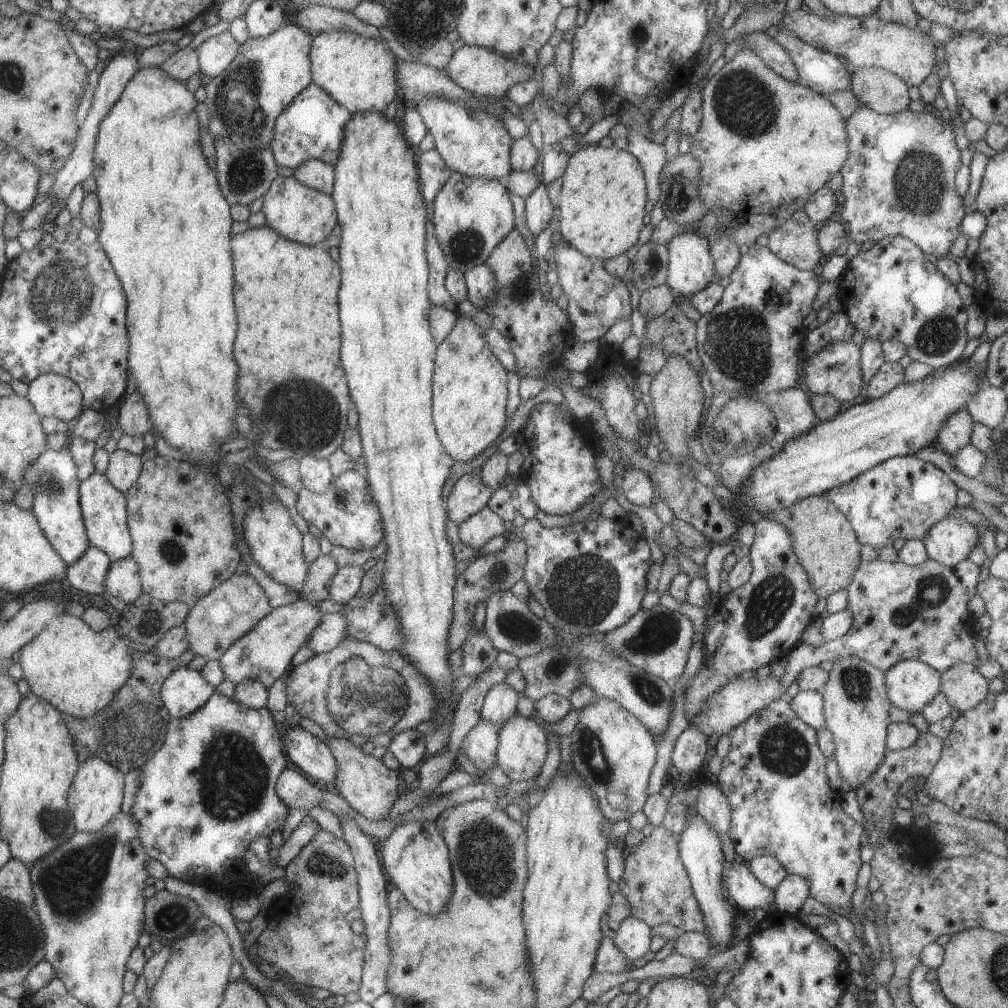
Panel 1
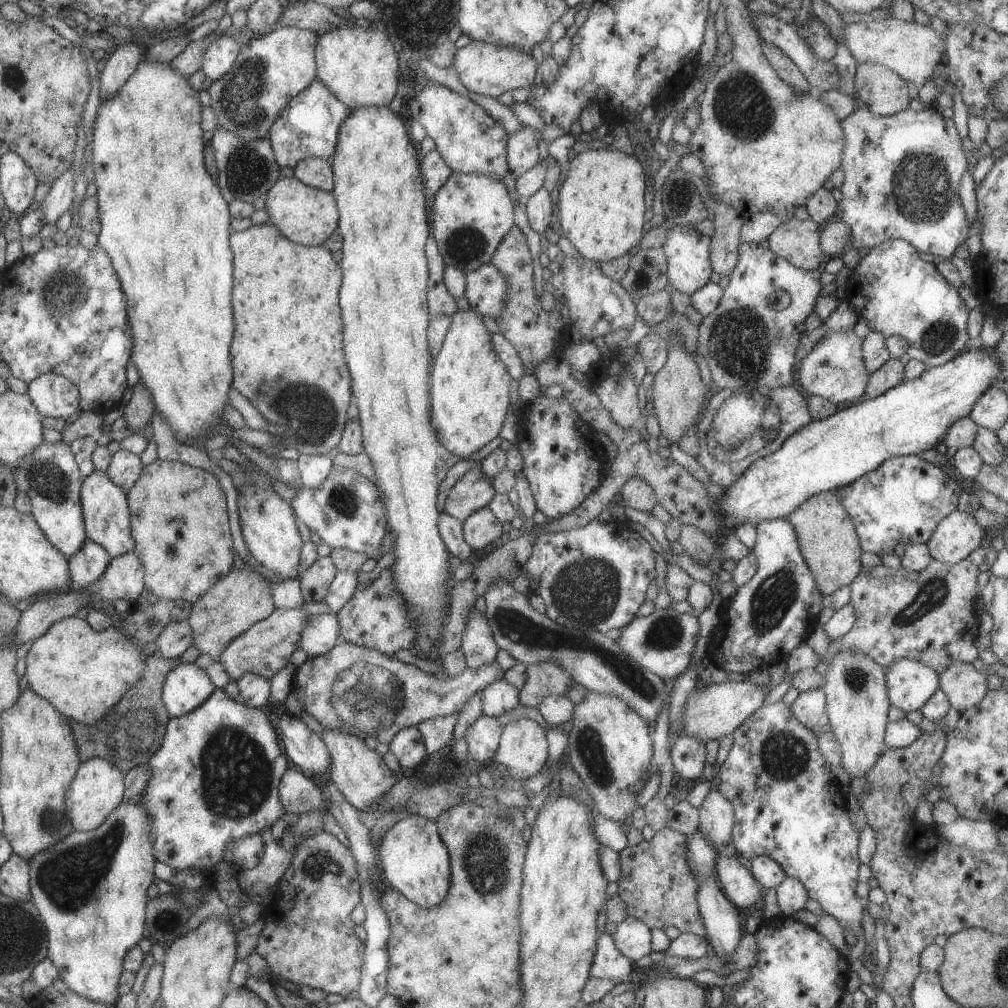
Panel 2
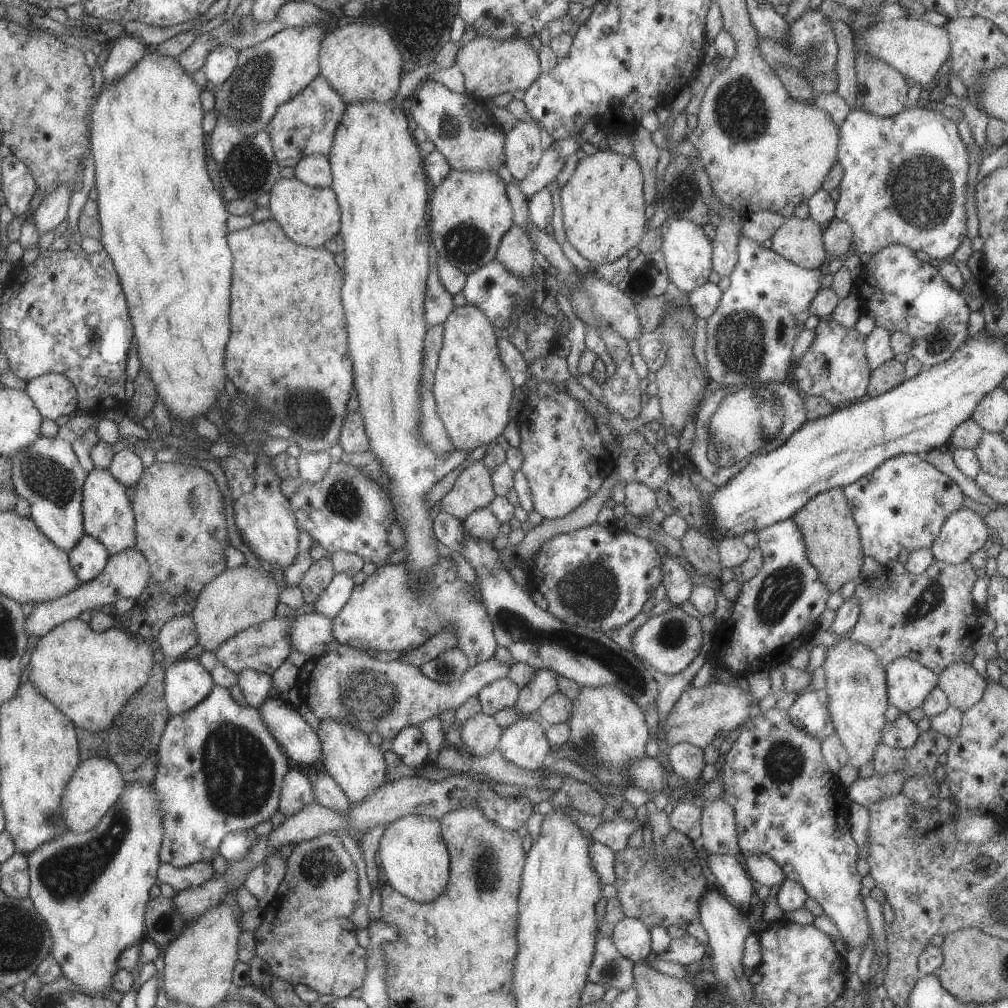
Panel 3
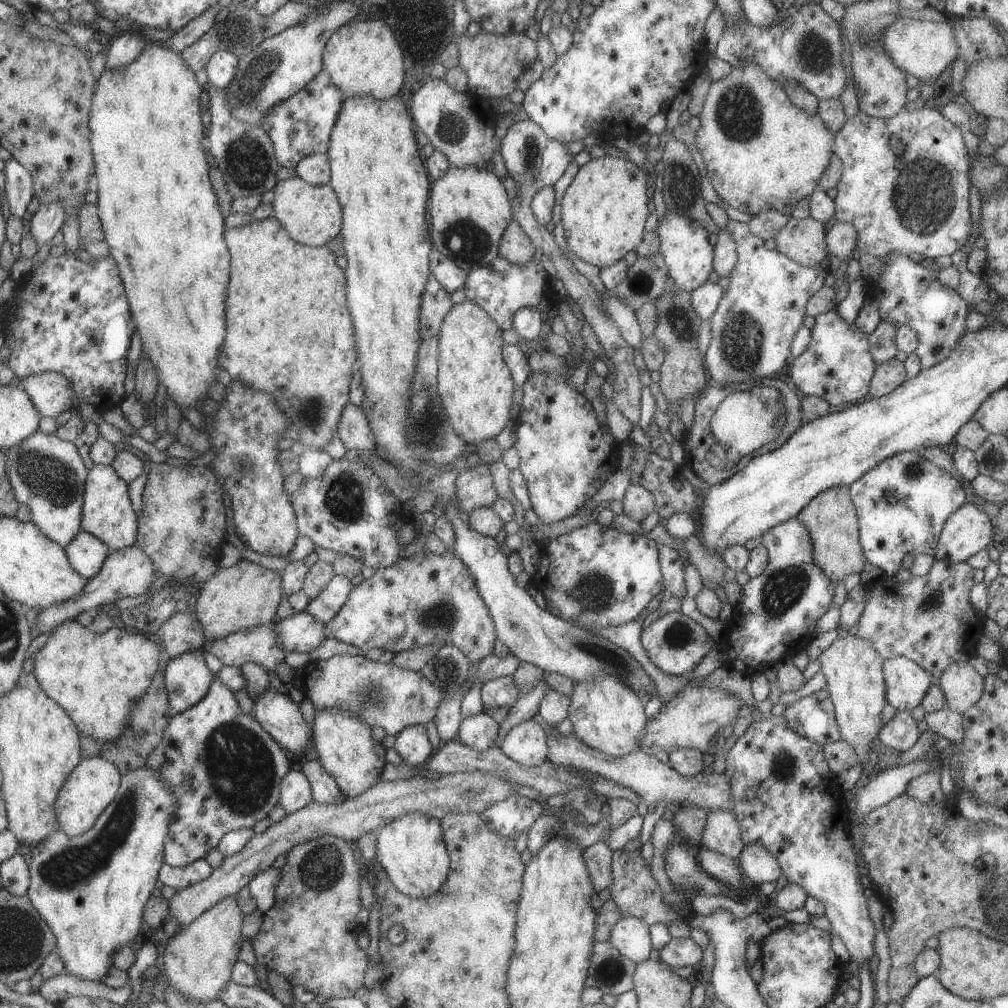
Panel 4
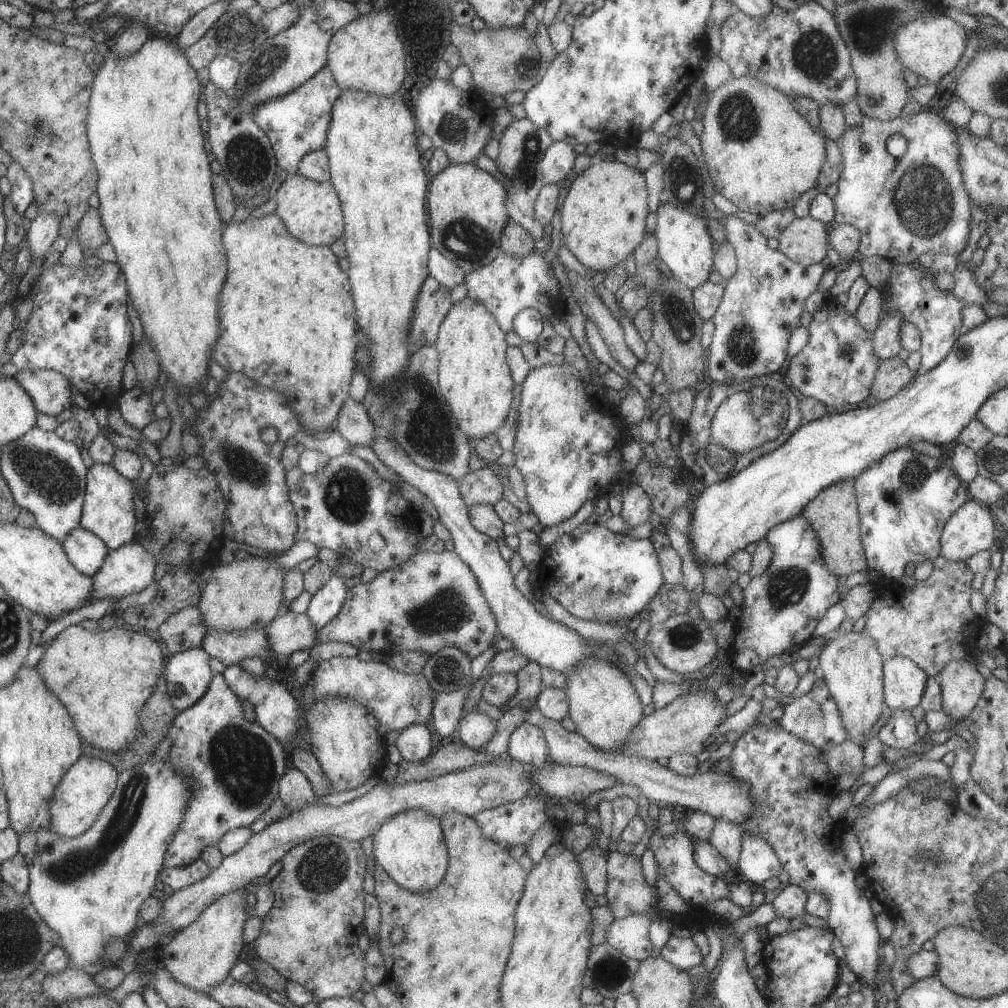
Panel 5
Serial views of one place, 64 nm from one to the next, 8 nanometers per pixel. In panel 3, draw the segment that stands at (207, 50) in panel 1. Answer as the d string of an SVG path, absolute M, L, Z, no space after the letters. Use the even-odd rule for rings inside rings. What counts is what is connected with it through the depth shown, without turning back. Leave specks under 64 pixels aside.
M216 46L210 51L202 66L209 87L223 82L235 68L238 52L231 47Z

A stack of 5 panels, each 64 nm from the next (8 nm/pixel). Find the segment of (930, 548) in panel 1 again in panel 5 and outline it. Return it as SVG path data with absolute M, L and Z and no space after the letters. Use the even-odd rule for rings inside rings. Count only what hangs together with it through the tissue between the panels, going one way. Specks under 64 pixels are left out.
M975 500L965 501L946 520L940 534L940 555L947 560L964 561L976 552L999 545L1000 529L990 508Z

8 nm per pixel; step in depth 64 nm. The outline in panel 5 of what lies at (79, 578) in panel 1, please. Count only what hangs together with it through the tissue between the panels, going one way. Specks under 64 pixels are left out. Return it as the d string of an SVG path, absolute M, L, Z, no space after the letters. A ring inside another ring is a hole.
M80 524L60 542L69 562L80 572L92 577L103 562L108 548L99 537Z

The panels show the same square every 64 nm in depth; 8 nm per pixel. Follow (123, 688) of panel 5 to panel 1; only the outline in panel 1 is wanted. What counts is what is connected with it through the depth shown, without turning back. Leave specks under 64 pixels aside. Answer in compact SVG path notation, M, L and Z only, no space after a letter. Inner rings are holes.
M65 612L50 618L44 627L20 648L18 662L22 668L22 678L29 685L30 692L37 698L49 702L63 715L75 719L88 719L99 709L105 708L121 685L130 677L134 669L132 654L129 652L131 649L132 645L116 628L109 626L101 632L93 632L83 619Z

